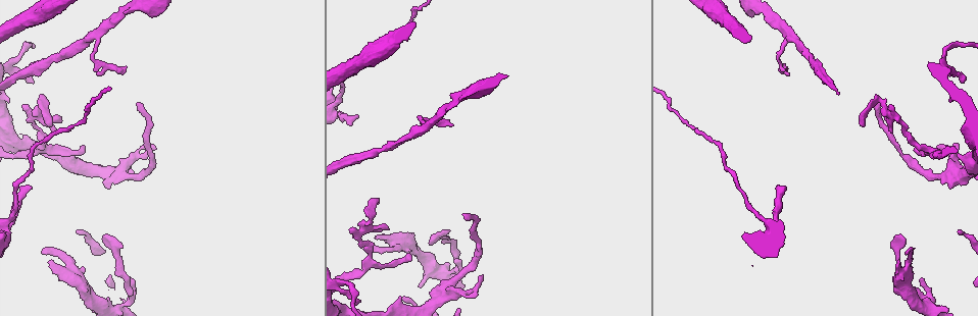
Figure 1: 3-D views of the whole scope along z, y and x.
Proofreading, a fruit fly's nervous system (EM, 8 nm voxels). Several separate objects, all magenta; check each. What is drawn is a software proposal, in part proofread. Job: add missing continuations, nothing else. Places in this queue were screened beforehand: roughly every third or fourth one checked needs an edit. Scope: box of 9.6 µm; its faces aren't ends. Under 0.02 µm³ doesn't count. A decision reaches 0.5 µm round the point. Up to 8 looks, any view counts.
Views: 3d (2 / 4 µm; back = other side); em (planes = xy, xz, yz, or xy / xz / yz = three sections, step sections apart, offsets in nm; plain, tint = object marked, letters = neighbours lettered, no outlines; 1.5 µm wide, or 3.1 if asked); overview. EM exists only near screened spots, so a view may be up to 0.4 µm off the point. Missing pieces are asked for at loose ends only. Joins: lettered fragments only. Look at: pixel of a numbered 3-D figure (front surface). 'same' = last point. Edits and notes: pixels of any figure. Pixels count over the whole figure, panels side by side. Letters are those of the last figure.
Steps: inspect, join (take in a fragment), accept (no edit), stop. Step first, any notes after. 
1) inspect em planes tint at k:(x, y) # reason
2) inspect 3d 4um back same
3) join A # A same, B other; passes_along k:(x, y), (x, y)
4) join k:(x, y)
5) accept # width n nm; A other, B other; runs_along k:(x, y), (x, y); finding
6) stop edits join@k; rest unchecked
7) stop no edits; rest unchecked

inspect 3d 4um at 1:(892, 105)

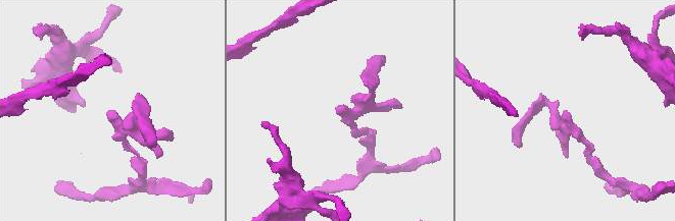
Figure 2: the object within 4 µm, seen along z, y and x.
inspect em xz step 4 tint at 2:(338, 114)

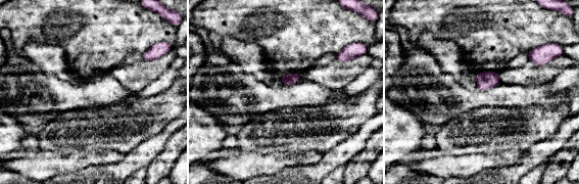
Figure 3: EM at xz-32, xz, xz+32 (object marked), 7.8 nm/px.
inspect em planes letters same

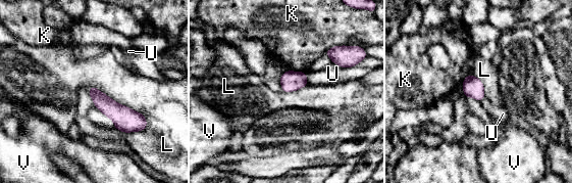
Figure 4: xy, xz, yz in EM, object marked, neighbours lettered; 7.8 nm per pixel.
accept # K other, L other, U other, V other; border 4:(89, 87), (139, 111), (146, 128); none of them fits

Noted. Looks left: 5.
inspect em planes letters at 1:(939, 148) # tapers out

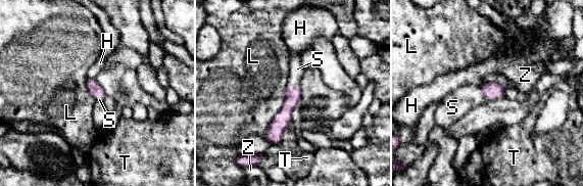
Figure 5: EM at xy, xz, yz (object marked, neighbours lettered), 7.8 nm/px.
join S # H other, L other, S same, T other, Z other; the neuron continues

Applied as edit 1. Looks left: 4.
inspect 3d 2um at 1:(778, 190) # branch stops here

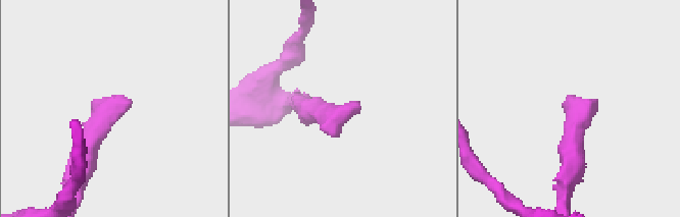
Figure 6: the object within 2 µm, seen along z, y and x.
inspect em planes plain at 6:(126, 108) # need the tissue

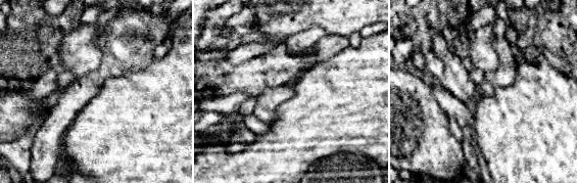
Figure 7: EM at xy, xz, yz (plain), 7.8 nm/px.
inspect em planes letters same # what lies round it

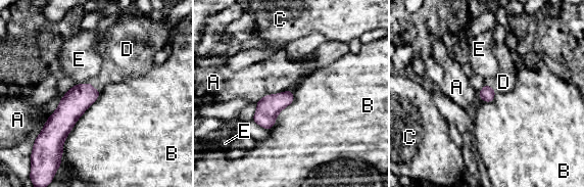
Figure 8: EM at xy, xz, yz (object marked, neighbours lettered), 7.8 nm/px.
join D # A other, B other, C other, D same, E other; passes_along 8:(72, 105), (93, 87), (116, 65); the neuron continues

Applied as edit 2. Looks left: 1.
stop edits join@5, join@8; rest unchecked

